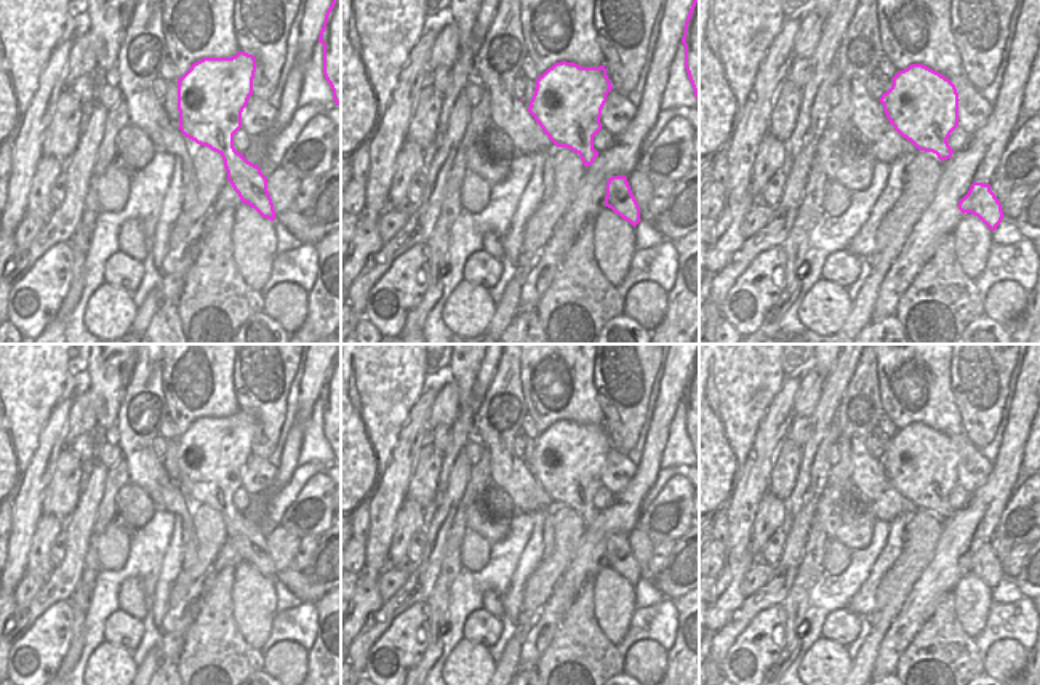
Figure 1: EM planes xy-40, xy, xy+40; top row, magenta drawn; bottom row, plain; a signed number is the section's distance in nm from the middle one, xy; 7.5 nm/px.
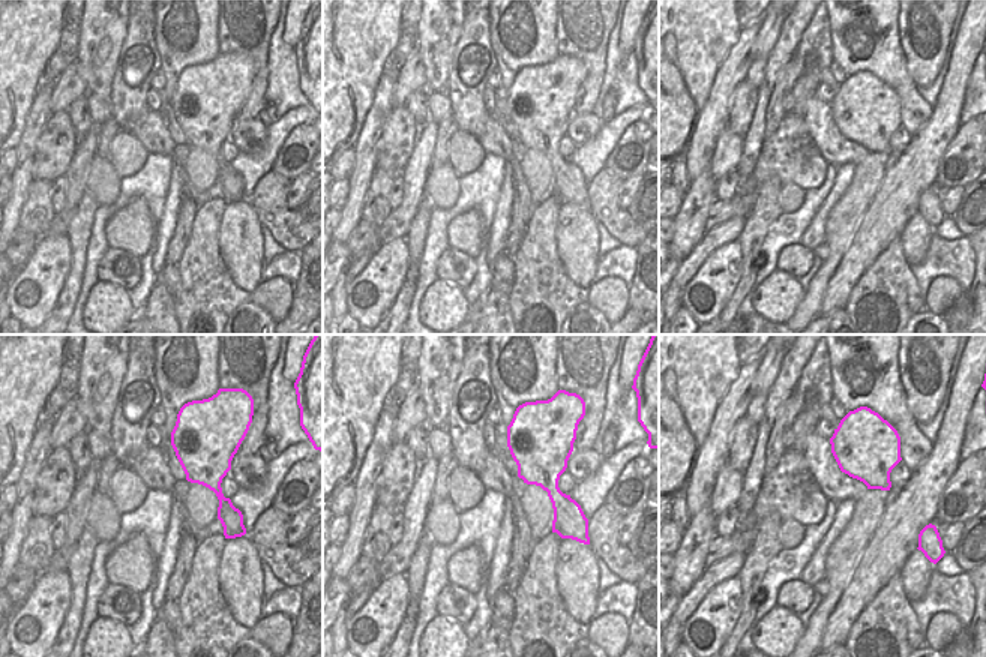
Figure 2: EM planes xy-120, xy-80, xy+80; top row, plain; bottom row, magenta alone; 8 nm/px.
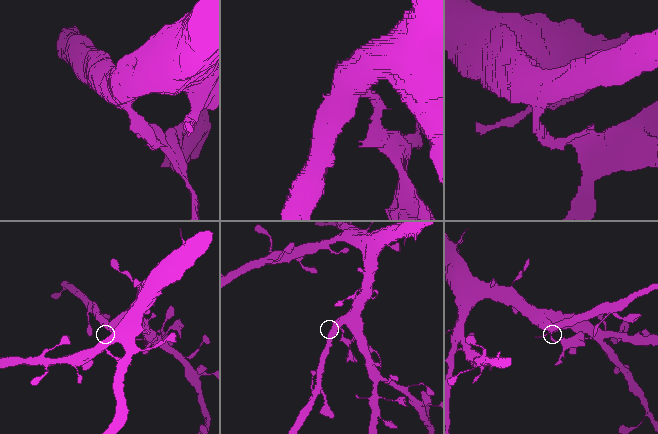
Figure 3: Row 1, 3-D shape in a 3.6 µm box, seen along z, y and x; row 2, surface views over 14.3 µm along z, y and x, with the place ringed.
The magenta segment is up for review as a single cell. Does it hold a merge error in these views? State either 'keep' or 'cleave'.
cleave

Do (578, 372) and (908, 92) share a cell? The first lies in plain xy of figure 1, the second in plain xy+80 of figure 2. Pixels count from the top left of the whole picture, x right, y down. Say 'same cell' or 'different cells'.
same cell

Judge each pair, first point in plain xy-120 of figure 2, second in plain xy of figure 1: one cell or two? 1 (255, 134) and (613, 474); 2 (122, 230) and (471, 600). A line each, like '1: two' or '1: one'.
1: one
2: two

